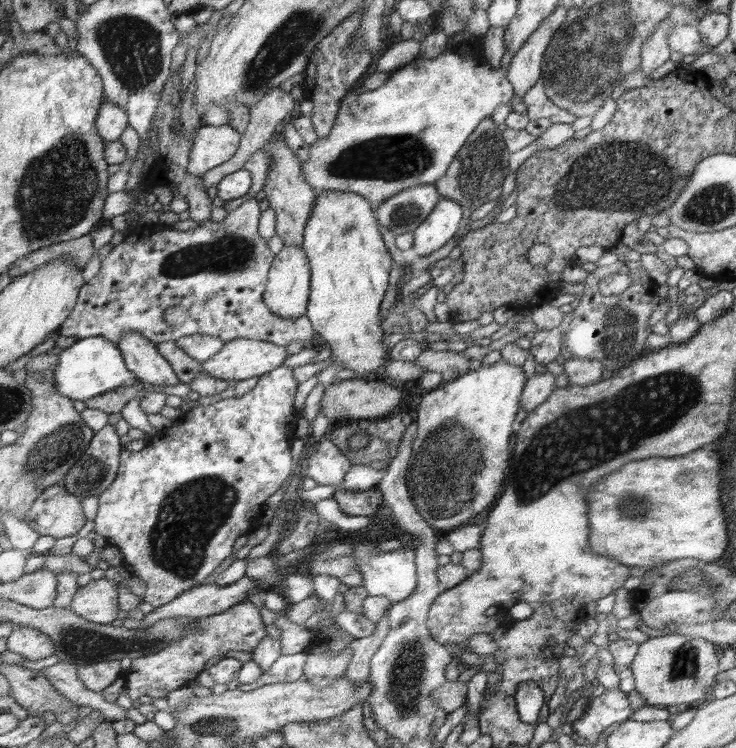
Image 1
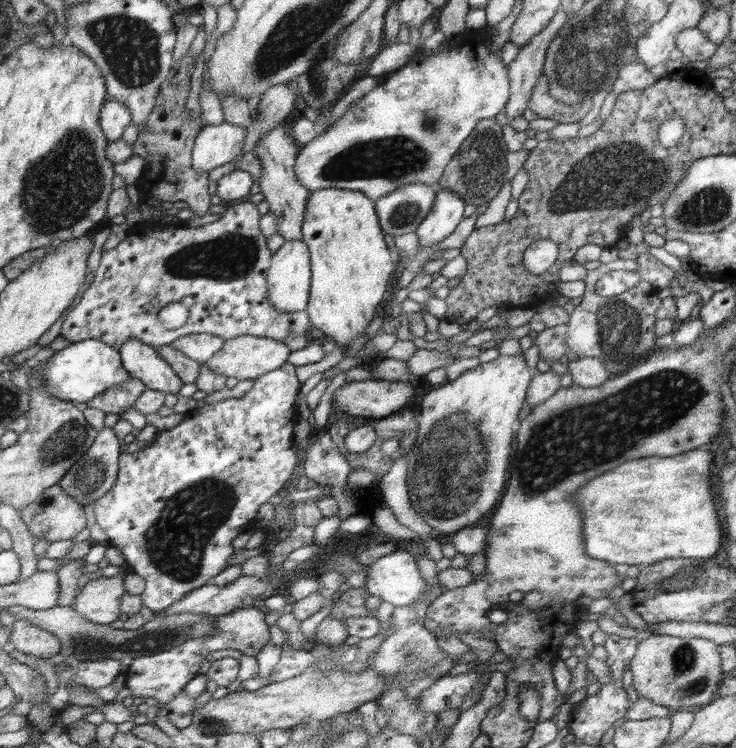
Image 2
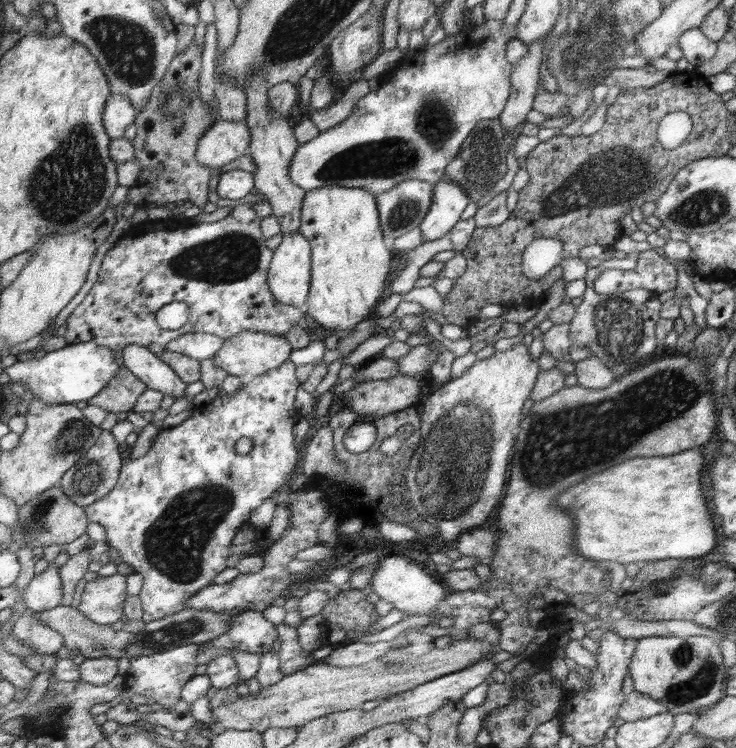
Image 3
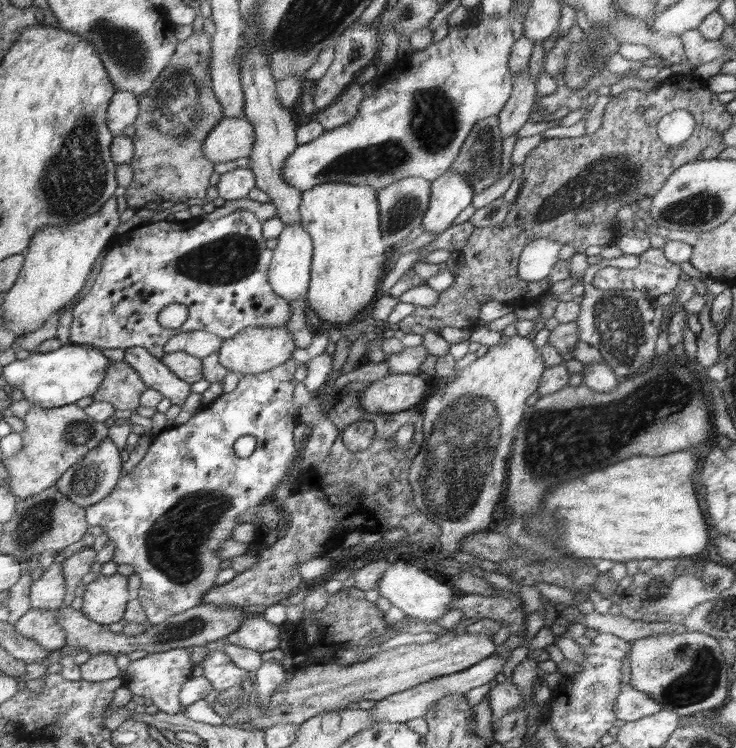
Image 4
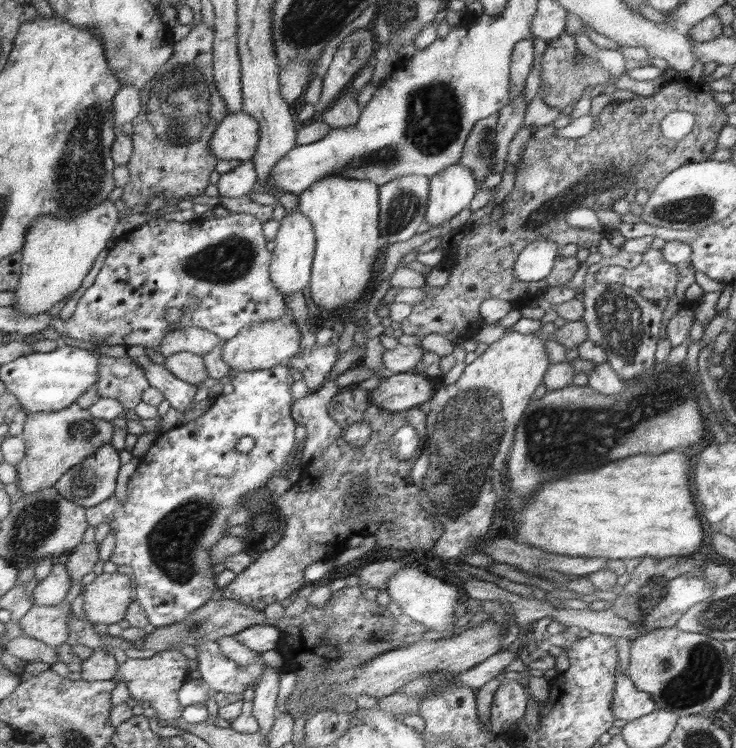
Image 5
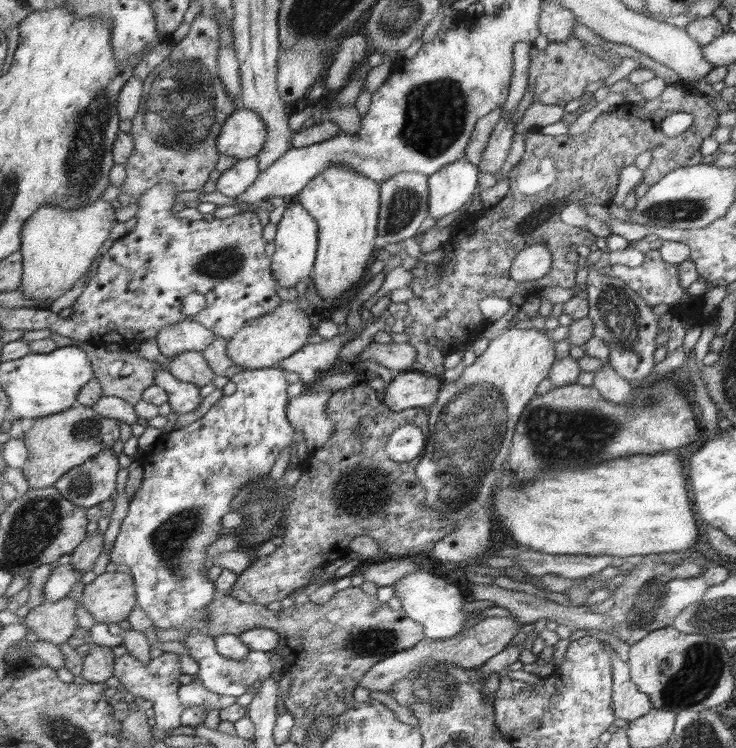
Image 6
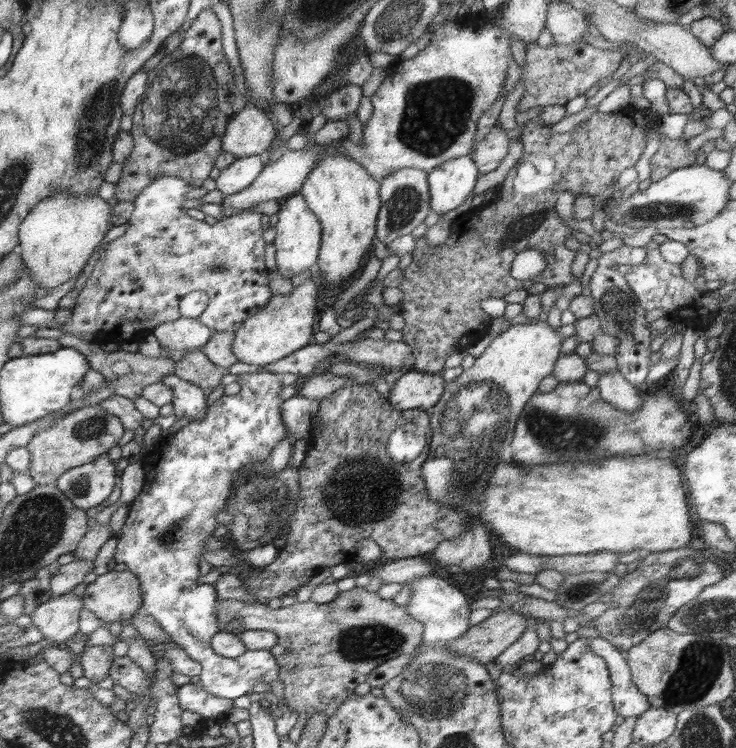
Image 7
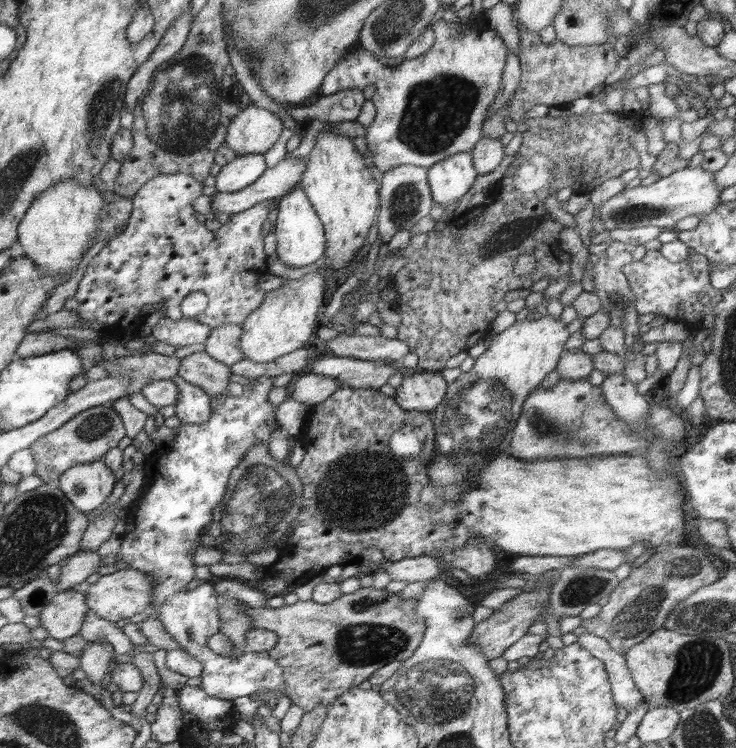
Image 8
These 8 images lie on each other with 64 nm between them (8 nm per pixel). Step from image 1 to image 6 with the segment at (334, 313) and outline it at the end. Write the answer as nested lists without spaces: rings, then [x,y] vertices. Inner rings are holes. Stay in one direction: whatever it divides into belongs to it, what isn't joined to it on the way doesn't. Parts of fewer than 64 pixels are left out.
[[[333,164],[327,171],[320,172],[296,198],[311,213],[319,225],[318,254],[315,258],[313,284],[318,300],[348,298],[352,290],[366,274],[372,260],[378,208],[382,198],[378,198],[378,183],[369,180],[355,169],[343,164]]]

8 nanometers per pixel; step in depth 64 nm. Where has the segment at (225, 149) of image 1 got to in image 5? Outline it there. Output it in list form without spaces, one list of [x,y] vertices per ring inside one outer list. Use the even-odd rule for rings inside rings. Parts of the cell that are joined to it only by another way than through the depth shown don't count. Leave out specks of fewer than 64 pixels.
[[[230,112],[215,130],[215,136],[211,139],[211,151],[217,159],[253,159],[262,138],[259,130],[259,122],[254,117],[244,112]]]

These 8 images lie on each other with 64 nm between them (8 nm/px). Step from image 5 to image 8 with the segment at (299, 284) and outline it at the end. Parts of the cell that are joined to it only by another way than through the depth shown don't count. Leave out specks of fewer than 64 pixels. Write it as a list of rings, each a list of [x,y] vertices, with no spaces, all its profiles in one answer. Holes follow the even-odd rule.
[[[301,186],[294,191],[280,197],[276,201],[278,208],[275,252],[279,259],[286,265],[292,267],[308,266],[314,264],[327,250],[327,233],[323,221],[320,220],[311,200]]]

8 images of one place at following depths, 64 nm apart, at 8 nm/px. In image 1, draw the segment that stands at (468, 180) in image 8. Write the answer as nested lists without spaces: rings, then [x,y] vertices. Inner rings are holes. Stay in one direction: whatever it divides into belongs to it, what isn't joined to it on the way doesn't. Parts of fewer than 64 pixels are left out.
[[[441,196],[439,204],[436,206],[435,210],[424,219],[423,223],[420,223],[418,230],[413,231],[413,248],[418,256],[428,255],[431,252],[442,248],[450,238],[456,236],[461,225],[464,224],[462,220],[462,218],[464,218],[464,216],[462,216],[464,210],[465,208],[458,203],[458,201],[446,199],[446,197]]]

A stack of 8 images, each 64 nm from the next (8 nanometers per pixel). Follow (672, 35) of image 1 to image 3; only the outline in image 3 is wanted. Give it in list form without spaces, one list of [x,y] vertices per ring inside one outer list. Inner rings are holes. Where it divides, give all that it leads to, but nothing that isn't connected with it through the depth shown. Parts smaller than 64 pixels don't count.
[[[699,29],[684,32],[678,40],[684,58],[697,69],[718,52],[718,44],[709,40]]]

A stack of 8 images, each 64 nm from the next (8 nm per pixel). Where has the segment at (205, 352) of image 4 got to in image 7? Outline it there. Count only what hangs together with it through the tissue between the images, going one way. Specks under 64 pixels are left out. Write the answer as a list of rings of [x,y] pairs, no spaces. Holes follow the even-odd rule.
[[[183,317],[174,322],[162,323],[150,333],[156,336],[160,346],[169,351],[200,349],[211,342],[214,334],[211,328],[201,324],[198,319]]]

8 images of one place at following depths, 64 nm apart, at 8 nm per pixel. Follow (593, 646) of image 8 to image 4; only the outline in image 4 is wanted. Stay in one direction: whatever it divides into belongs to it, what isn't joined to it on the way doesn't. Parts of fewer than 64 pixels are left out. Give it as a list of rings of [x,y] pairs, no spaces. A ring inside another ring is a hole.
[[[631,683],[623,684],[616,706],[616,712],[622,723],[643,719],[661,710],[663,705],[648,696],[648,693],[640,692]]]

